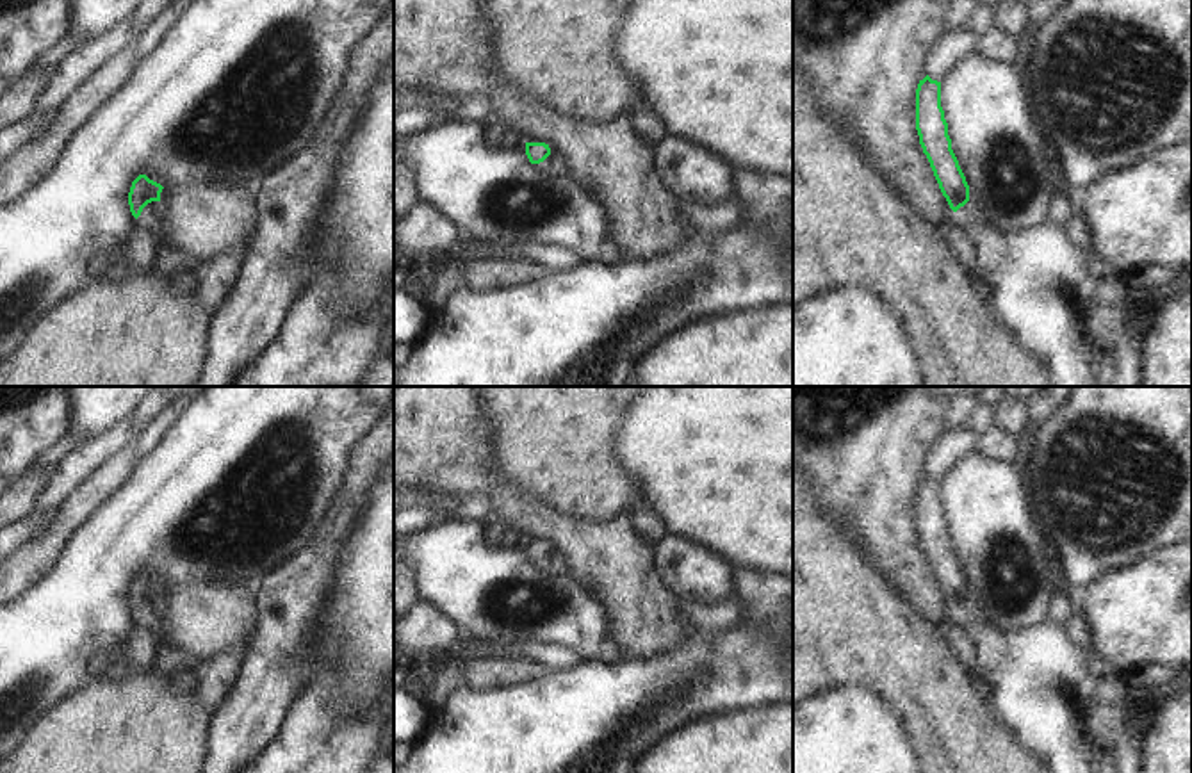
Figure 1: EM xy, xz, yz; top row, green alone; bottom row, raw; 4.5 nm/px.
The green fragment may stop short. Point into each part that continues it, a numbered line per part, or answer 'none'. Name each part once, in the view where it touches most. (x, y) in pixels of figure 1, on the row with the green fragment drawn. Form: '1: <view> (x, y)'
1: xy (150, 218)

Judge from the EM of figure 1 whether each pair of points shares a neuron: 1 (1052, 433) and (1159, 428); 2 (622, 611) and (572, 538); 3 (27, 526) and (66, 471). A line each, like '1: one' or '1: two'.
1: one
2: one
3: two

